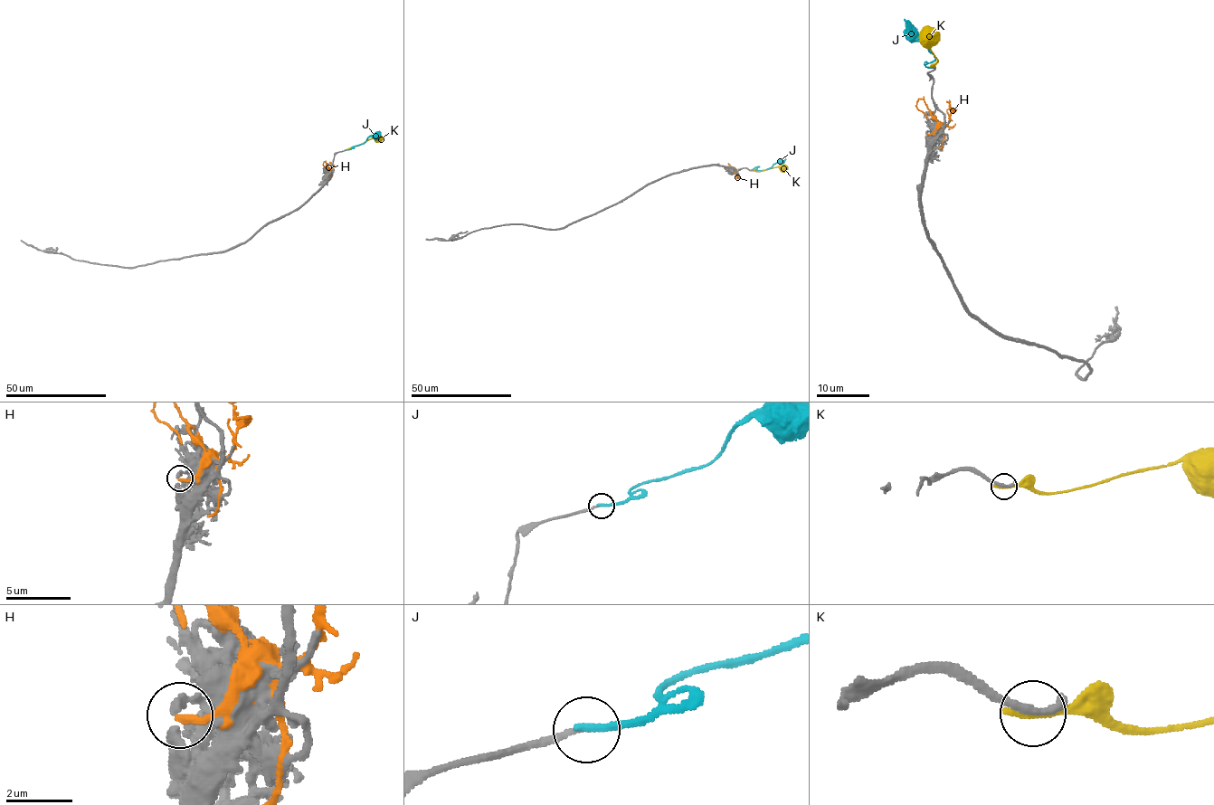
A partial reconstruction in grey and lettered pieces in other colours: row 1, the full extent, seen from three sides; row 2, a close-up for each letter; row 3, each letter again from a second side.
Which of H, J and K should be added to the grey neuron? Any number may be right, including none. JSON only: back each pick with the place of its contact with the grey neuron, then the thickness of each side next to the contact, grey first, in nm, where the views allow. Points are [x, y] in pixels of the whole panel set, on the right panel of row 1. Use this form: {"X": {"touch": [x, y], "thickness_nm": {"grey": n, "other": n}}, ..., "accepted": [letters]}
{"accepted": []}

